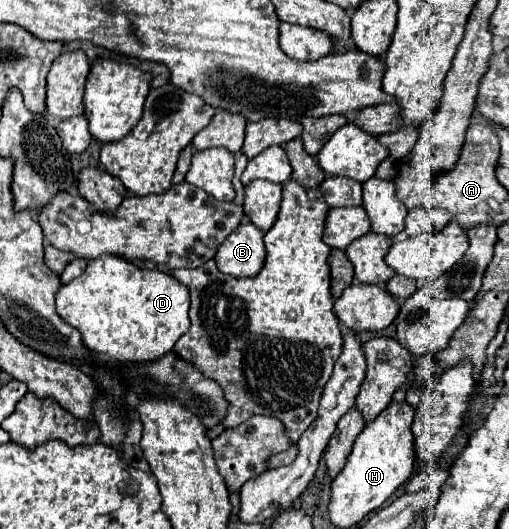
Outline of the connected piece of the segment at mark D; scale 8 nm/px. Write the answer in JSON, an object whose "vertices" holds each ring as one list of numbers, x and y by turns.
{"vertices":[[102,255,88,261,86,271,78,279,62,285,56,293,56,313,60,319,80,331,82,345,90,351,94,363,112,369,134,363,152,363,170,353,176,339,180,339,182,333,186,333,186,327,190,327,188,309,190,295,172,275,162,271,142,271,114,255]]}

